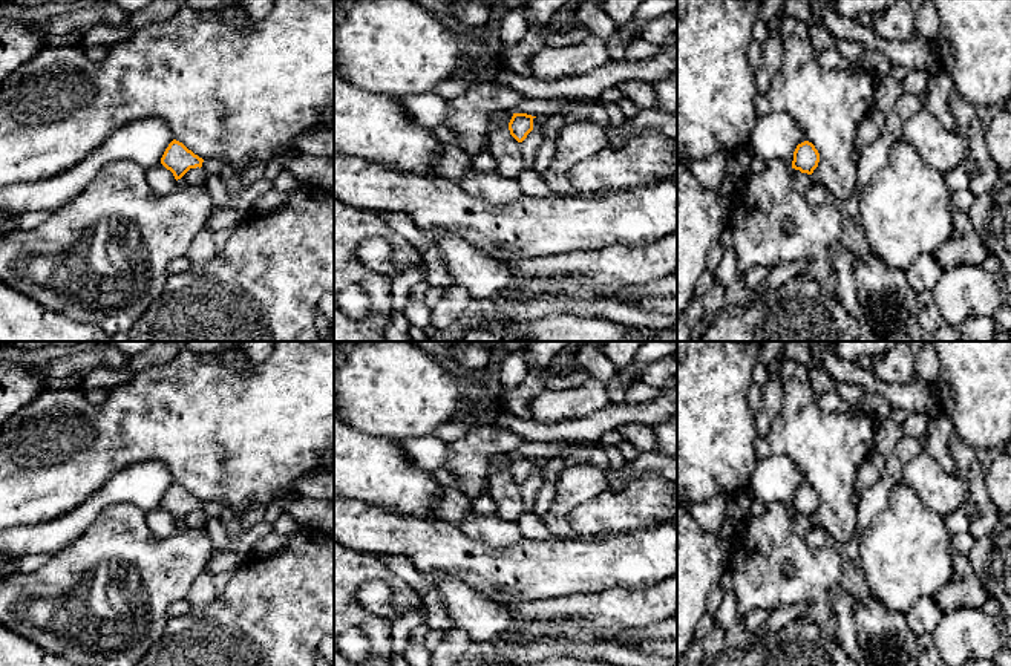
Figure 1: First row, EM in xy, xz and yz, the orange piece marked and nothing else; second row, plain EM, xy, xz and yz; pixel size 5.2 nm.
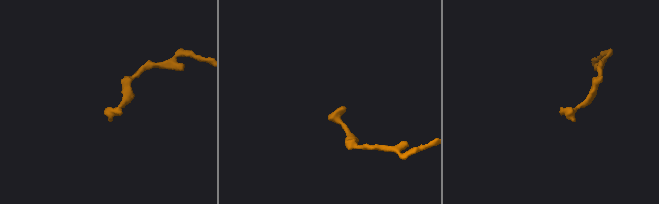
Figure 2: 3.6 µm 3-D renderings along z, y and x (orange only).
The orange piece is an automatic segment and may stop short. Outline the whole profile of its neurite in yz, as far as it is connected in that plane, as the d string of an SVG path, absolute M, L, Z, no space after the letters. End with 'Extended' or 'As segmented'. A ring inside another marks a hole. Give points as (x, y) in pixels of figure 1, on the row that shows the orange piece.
M804 141L797 145L793 152L792 168L800 170L801 173L812 175L818 167L820 153L815 145L809 141Z. As segmented

